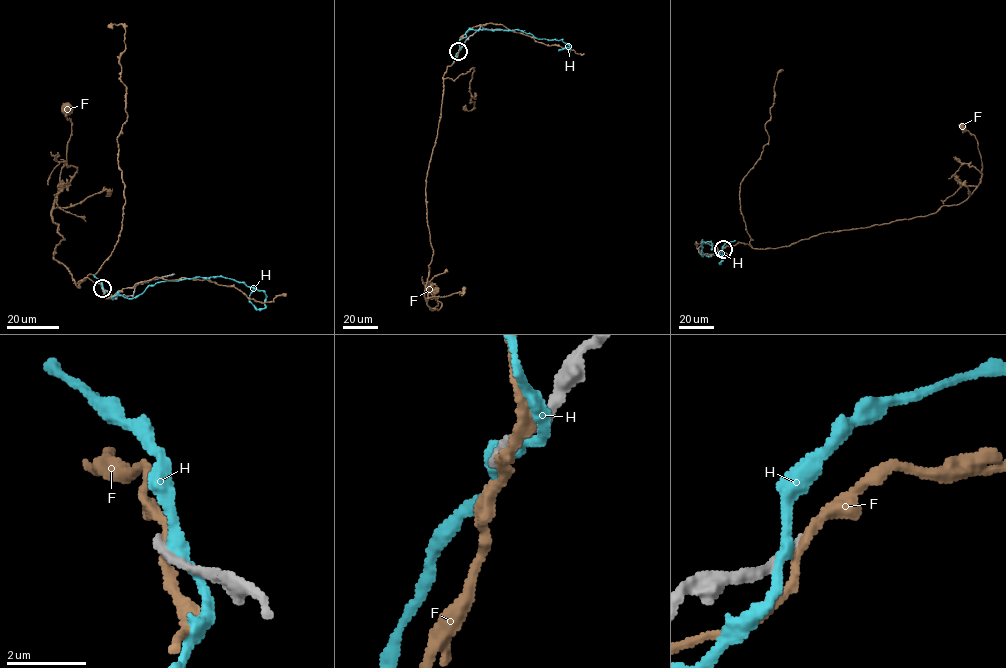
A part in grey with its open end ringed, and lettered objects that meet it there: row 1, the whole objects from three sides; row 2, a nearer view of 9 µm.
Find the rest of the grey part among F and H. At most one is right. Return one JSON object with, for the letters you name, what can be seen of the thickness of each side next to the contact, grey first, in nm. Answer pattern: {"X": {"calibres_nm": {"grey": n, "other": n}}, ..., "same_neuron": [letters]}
{"same_neuron": []}

